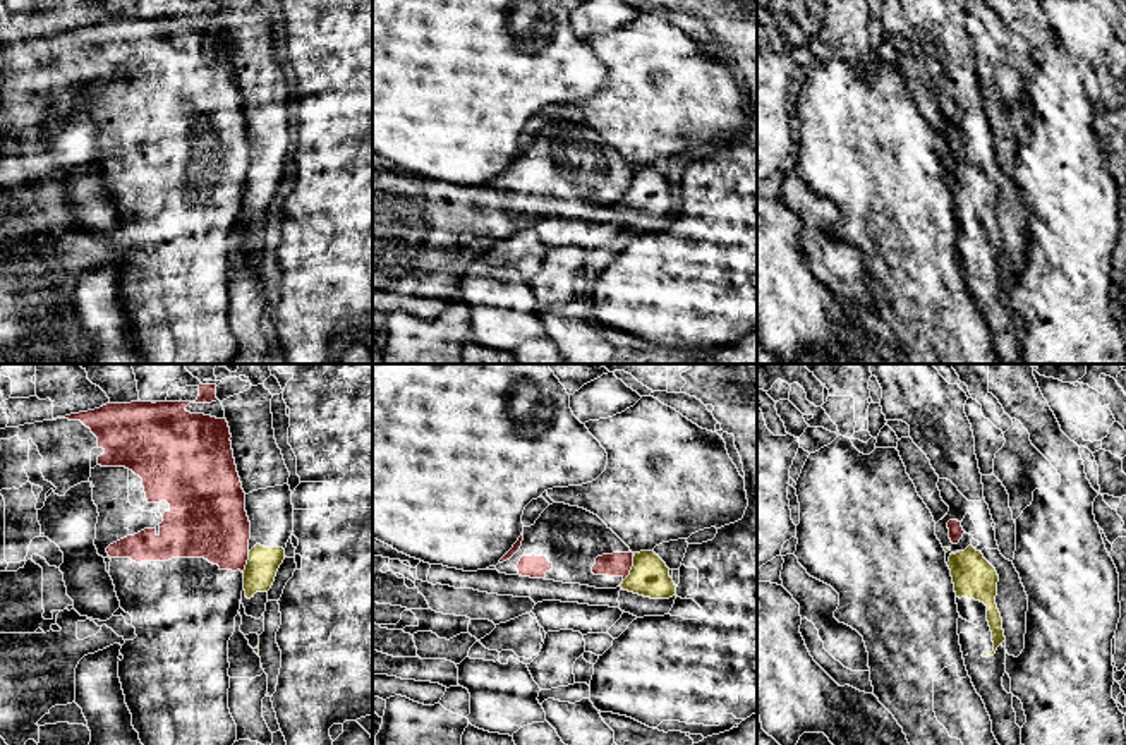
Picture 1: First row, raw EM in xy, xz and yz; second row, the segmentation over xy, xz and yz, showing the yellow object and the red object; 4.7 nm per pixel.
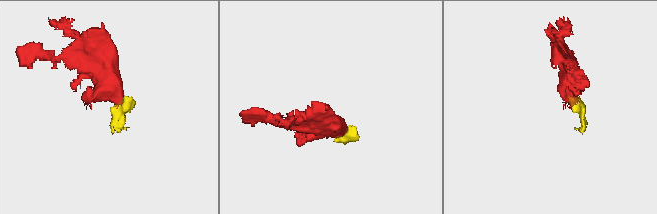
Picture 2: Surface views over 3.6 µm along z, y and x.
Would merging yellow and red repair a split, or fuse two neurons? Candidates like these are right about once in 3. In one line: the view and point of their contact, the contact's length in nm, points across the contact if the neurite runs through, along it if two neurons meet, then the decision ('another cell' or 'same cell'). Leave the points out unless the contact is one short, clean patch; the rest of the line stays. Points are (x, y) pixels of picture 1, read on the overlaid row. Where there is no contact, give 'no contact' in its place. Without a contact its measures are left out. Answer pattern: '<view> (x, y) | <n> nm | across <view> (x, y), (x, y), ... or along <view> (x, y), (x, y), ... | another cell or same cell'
xz (632, 569) | 130 nm | along xz (634, 557), (630, 574), (623, 581) | another cell

